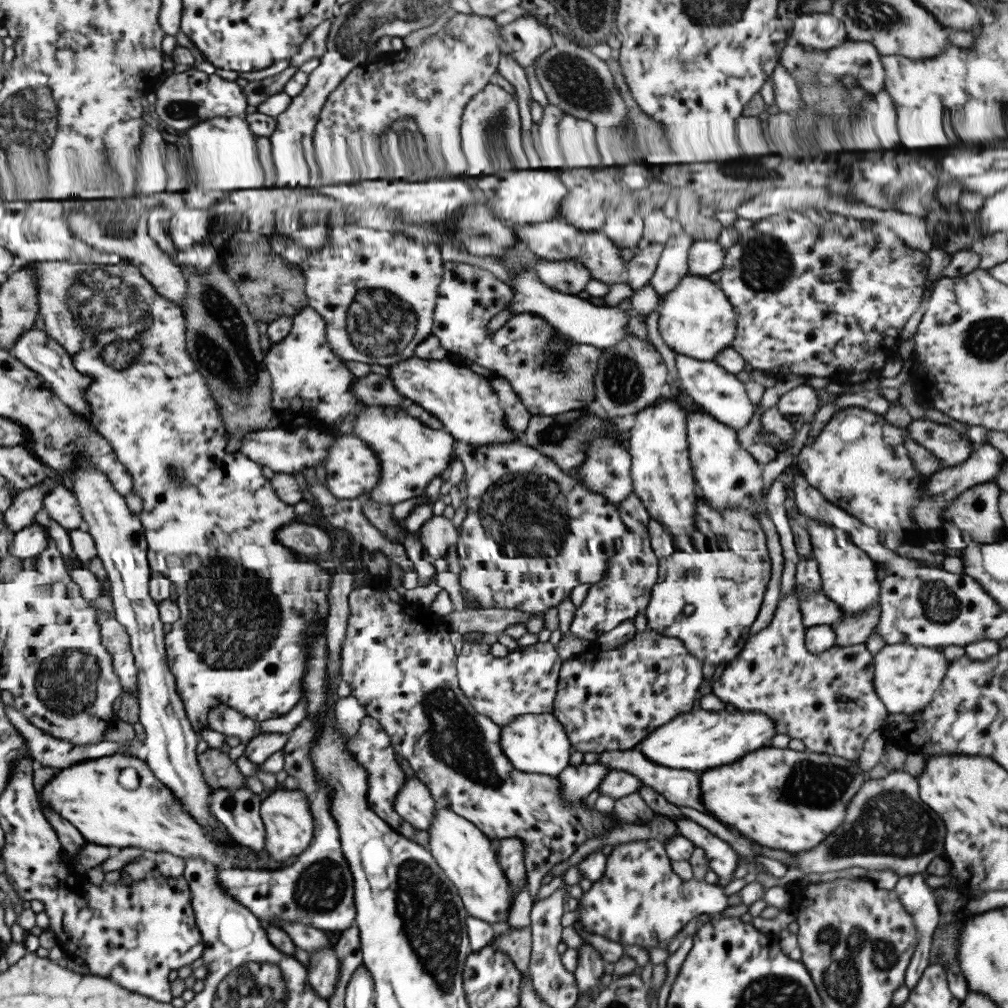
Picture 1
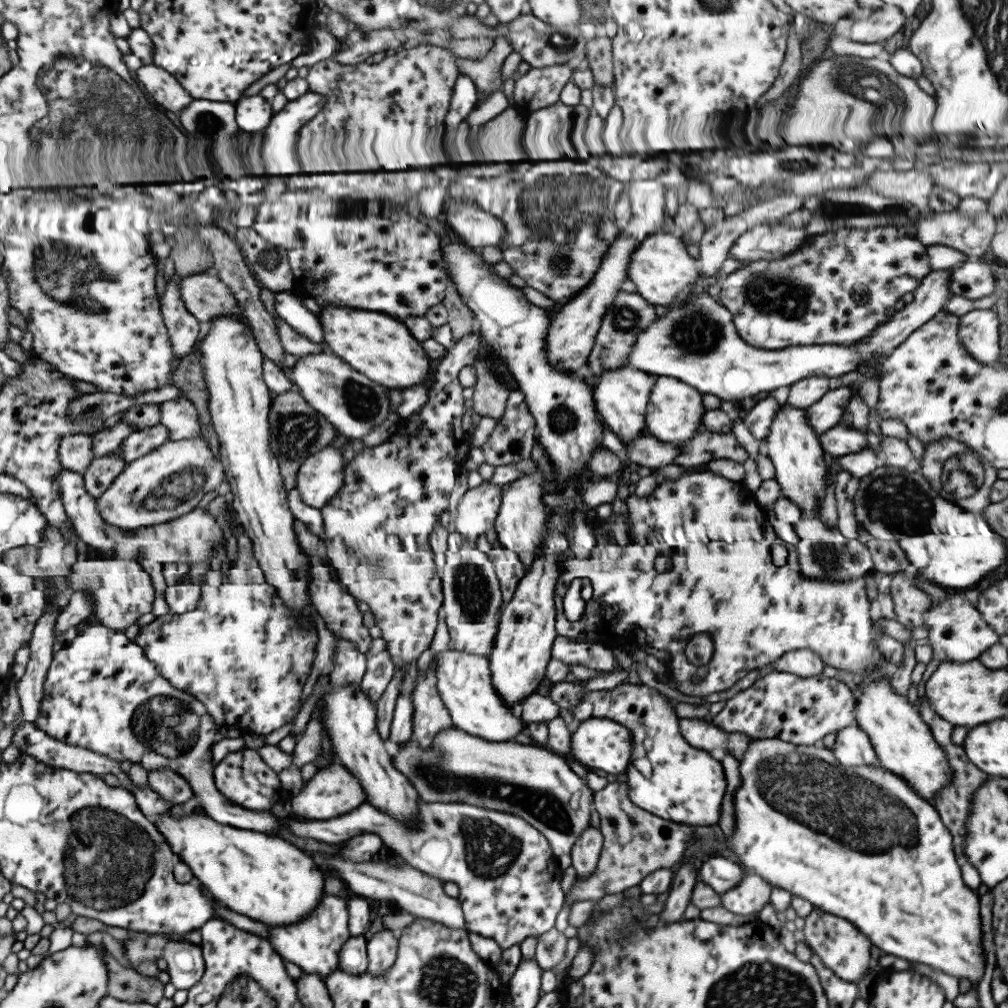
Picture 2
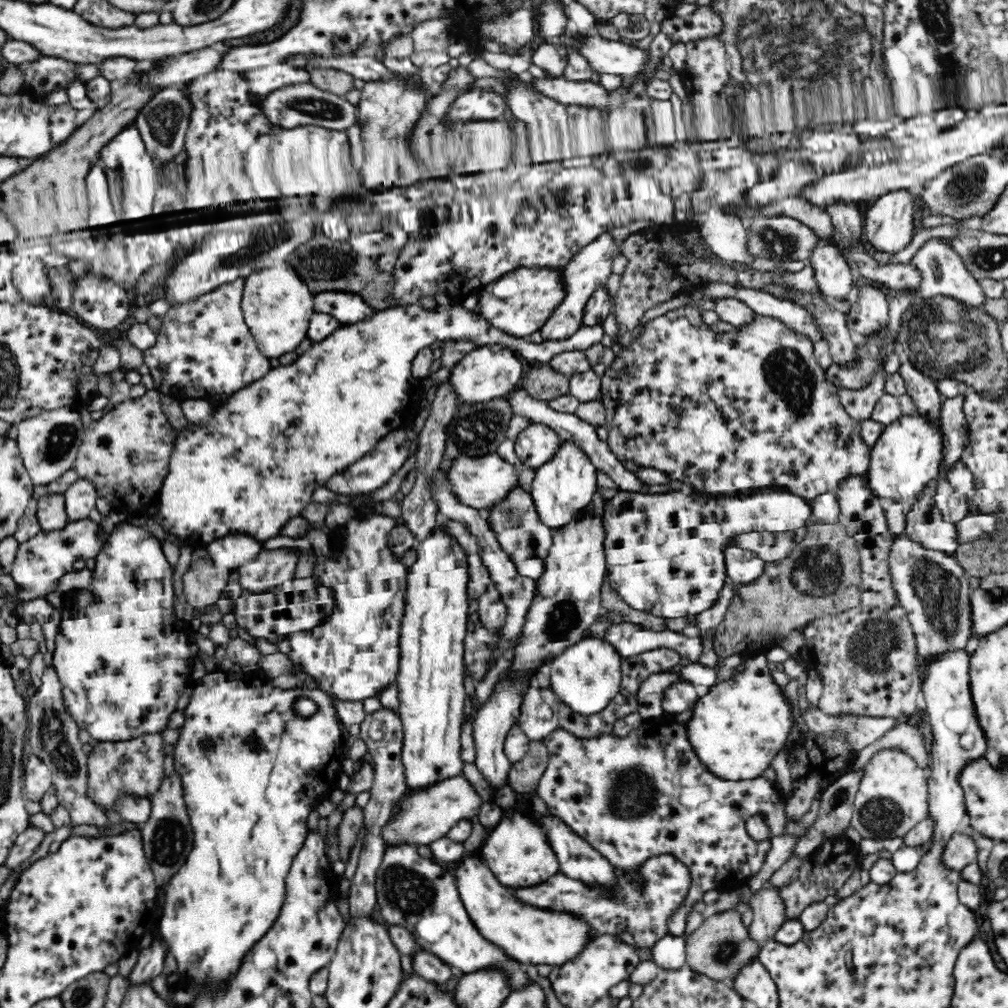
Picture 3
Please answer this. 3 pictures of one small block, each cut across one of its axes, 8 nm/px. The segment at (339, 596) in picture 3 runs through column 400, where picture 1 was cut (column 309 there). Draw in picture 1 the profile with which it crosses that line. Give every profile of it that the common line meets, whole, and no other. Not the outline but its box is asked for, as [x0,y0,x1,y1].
[23,260,330,734]

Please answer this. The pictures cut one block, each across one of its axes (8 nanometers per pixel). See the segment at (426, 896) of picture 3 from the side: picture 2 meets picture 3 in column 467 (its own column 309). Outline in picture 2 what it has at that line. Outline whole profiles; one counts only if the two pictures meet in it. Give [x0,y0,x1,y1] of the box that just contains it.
[267,893,350,978]

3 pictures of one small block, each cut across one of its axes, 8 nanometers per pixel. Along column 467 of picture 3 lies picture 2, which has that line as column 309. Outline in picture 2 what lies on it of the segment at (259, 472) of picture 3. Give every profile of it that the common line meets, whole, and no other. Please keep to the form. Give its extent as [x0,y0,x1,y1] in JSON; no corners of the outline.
[274,291,323,343]

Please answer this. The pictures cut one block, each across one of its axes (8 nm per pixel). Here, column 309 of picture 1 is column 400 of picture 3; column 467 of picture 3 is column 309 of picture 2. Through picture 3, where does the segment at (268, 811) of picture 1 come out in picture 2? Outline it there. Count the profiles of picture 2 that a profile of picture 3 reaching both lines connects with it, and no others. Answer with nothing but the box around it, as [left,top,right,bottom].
[290,762,365,821]

